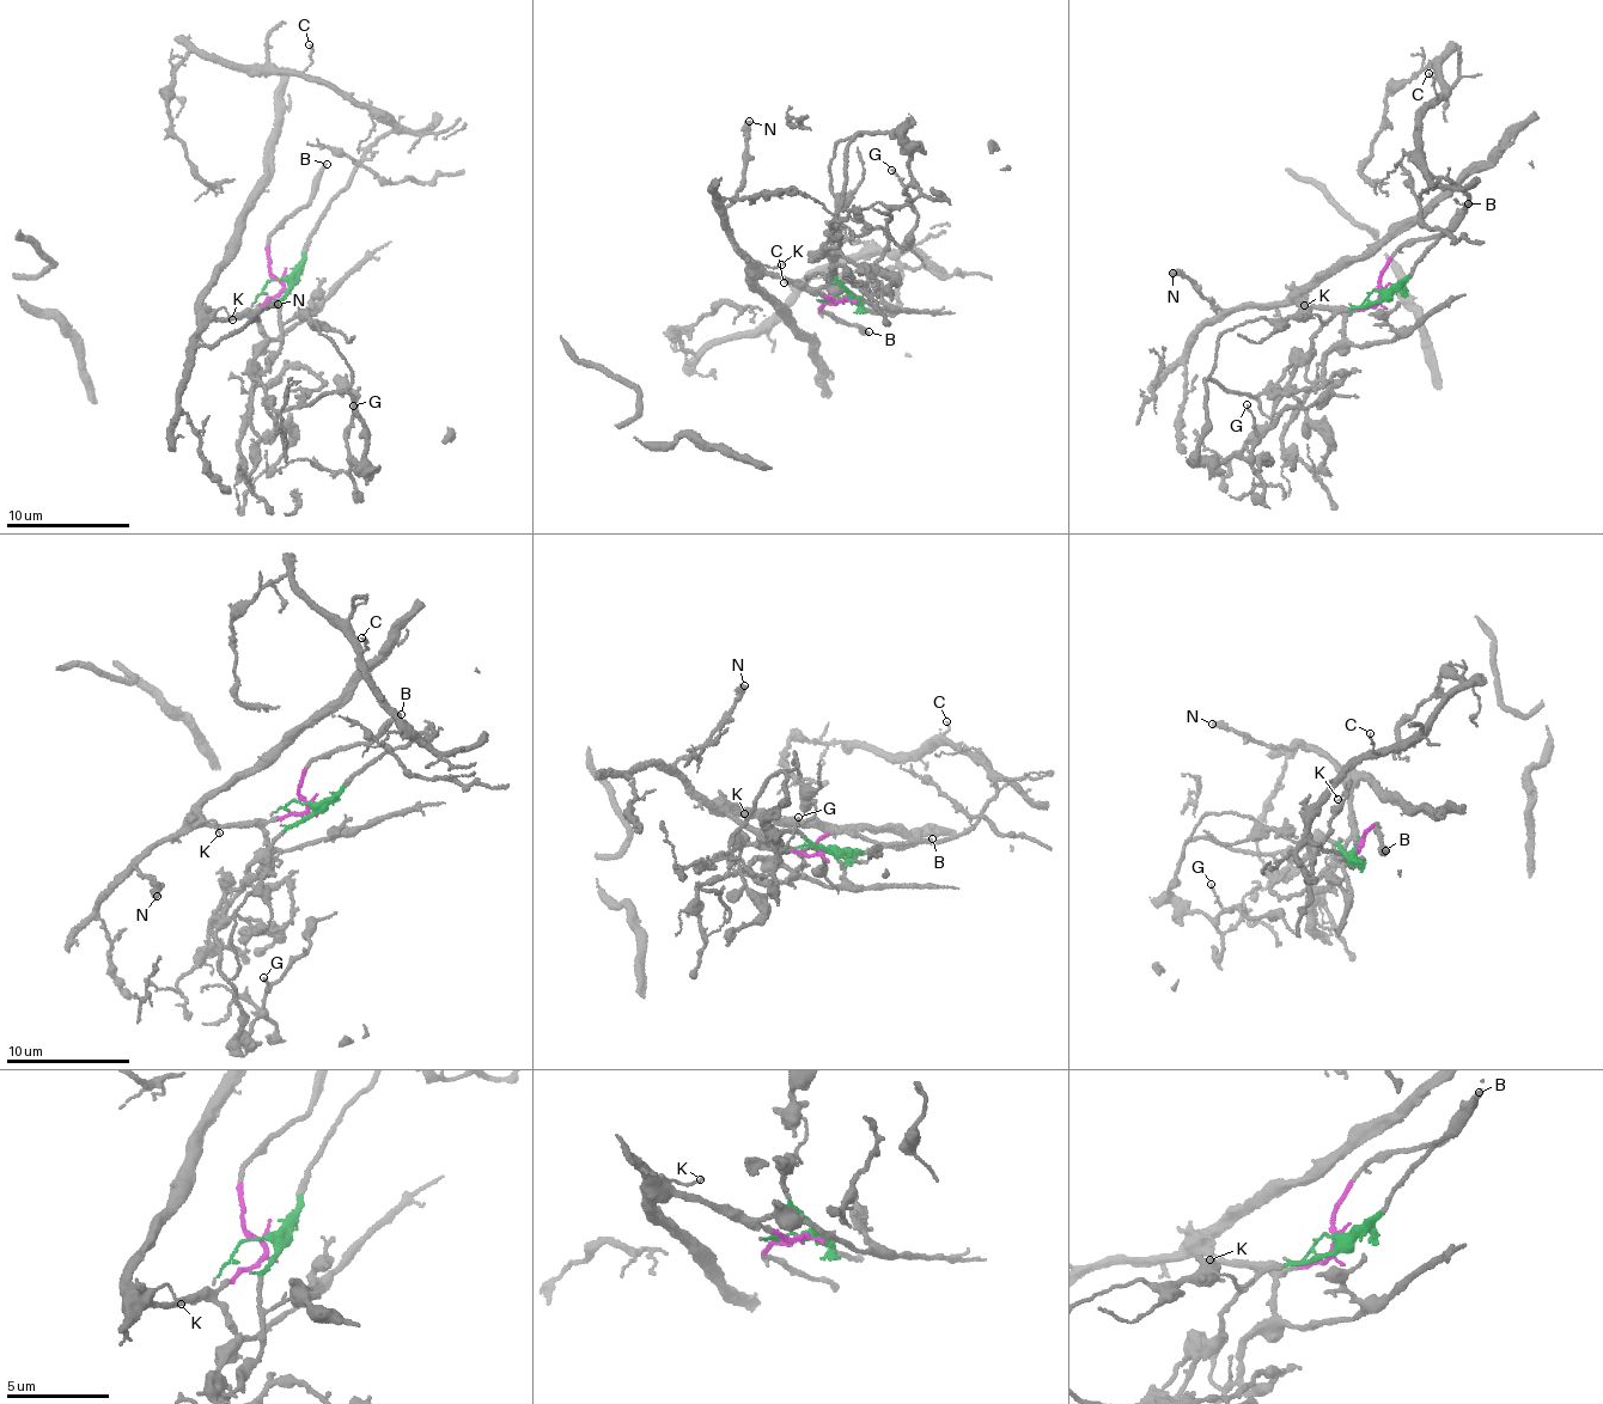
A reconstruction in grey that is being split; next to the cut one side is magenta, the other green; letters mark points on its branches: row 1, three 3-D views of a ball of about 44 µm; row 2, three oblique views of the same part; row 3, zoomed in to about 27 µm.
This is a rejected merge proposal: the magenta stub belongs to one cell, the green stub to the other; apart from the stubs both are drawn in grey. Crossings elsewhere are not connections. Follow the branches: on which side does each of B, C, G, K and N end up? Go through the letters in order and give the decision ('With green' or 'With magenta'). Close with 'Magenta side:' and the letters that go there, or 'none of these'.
B: With magenta
C: With green
G: With green
K: With magenta
N: With magenta
Magenta side: B, K, N

